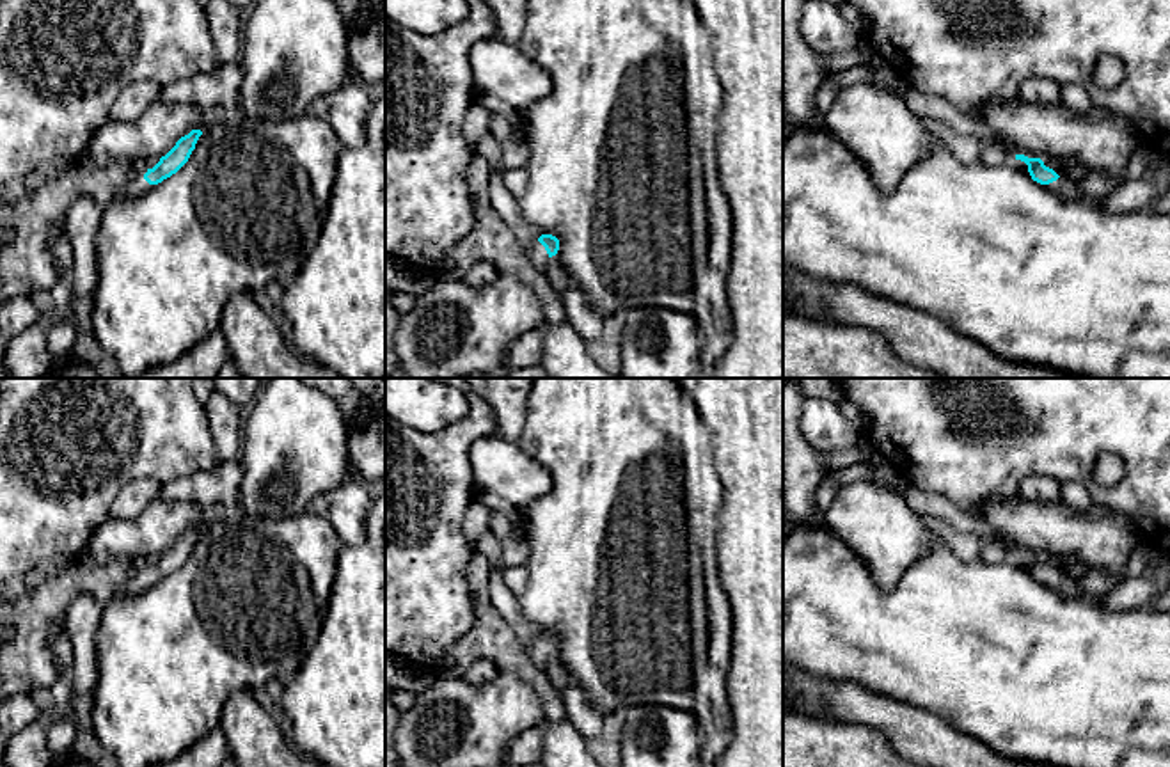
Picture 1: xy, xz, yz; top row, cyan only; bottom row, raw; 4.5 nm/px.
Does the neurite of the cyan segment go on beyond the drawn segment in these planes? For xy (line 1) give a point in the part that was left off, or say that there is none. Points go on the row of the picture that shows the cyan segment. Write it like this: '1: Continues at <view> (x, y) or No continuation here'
1: Continues at xy (137, 185)

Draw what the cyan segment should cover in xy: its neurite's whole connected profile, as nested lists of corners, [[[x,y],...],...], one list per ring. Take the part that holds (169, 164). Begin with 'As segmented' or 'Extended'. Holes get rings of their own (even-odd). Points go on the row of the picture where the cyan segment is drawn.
Extended. [[[192,130],[188,135],[181,137],[176,146],[165,156],[162,156],[153,169],[147,169],[144,176],[135,176],[115,197],[142,195],[153,185],[158,185],[176,174],[188,162],[201,135],[201,130]]]

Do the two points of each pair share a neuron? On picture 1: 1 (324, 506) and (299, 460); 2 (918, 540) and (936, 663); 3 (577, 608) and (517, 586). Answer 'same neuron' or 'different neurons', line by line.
1: different neurons
2: different neurons
3: different neurons

